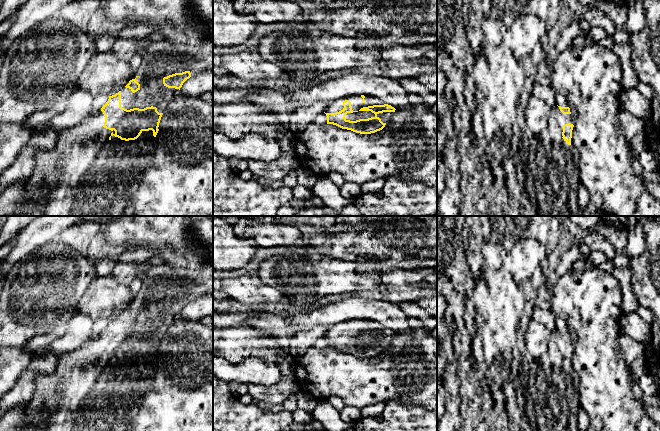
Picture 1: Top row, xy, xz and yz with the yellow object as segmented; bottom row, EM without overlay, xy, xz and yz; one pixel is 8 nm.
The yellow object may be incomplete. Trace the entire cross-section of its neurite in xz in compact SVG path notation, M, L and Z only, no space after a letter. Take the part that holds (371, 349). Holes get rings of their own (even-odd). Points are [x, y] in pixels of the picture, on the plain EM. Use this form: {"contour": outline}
{"contour": "M352 319L343 325L330 326L324 337L327 348L360 358L371 358L382 354L395 334L378 322Z"}

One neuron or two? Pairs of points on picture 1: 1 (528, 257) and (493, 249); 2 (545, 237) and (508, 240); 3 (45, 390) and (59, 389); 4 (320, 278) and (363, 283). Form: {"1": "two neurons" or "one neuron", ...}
{"1": "two neurons", "2": "one neuron", "3": "one neuron", "4": "one neuron"}

